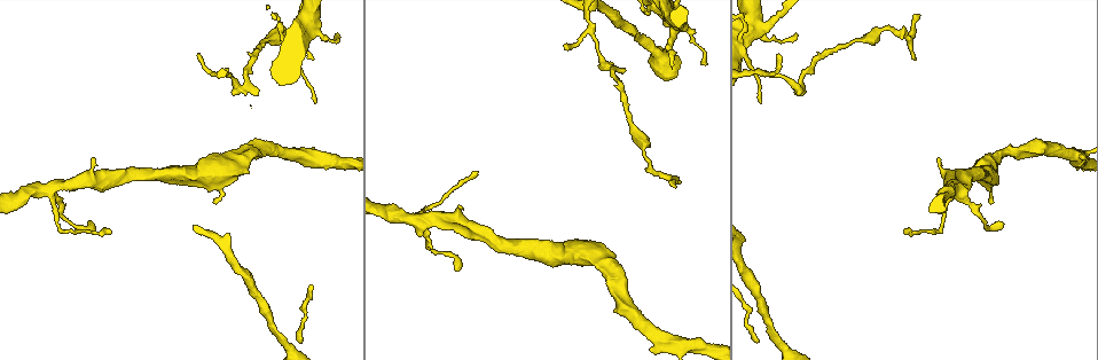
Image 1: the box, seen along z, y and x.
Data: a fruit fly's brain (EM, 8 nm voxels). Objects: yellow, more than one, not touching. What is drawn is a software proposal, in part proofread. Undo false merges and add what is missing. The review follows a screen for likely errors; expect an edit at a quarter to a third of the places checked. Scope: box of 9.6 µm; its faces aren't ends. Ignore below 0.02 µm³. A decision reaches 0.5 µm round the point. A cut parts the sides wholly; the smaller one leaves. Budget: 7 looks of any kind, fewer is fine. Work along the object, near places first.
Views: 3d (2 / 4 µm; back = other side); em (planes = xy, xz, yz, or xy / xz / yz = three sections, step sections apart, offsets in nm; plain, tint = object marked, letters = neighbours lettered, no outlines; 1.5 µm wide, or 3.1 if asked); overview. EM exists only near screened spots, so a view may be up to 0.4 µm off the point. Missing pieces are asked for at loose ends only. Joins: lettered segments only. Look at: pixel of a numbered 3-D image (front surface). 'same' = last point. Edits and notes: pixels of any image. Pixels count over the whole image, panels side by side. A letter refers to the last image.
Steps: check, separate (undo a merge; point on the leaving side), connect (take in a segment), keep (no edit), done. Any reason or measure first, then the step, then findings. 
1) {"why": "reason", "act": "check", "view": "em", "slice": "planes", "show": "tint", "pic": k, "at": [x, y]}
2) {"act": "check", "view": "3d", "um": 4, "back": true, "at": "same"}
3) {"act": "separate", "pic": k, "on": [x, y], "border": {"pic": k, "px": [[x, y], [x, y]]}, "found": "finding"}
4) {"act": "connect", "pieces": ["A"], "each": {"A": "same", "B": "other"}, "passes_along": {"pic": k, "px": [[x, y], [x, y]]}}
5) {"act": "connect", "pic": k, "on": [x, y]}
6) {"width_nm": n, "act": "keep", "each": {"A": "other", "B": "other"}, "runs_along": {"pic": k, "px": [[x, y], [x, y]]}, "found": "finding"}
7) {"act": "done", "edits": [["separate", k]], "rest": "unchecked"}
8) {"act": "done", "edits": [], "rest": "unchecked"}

{"act": "check", "view": "3d", "um": 2, "pic": 1, "at": [335, 34]}

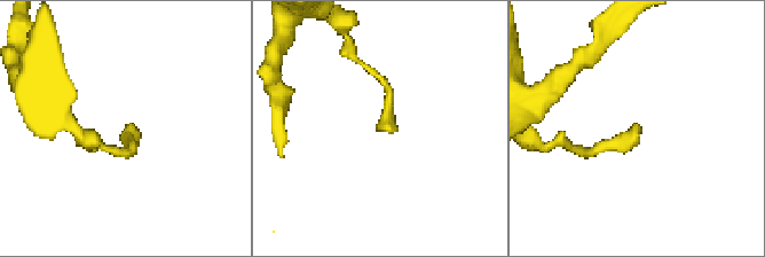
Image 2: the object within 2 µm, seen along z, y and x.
{"act": "check", "view": "em", "slice": "yz", "step": 8, "show": "letters", "pic": 2, "at": [635, 126]}

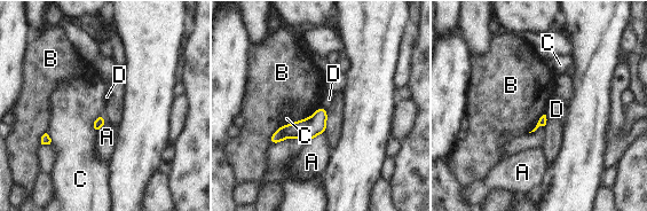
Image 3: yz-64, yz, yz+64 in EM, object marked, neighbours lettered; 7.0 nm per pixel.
{"act": "check", "view": "em", "slice": "planes", "show": "letters", "at": "same"}

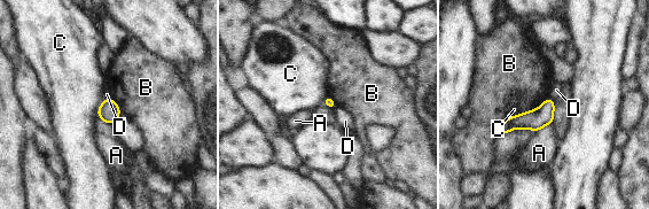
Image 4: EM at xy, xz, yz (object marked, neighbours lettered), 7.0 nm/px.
{"act": "keep", "each": {"A": "other", "B": "other", "C": "other", "D": "other"}, "runs_along": {"pic": 4, "px": [[552, 103], [536, 120], [500, 132]]}, "found": "no lettered segment goes on from it"}

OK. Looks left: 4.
{"why": "branch stops here", "act": "check", "view": "em", "slice": "yz", "step": 4, "show": "letters", "pic": 1, "at": [200, 53]}

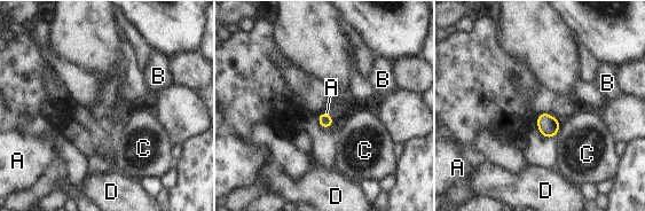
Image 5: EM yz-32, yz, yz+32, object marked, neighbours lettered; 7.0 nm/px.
{"act": "check", "view": "em", "slice": "planes", "show": "letters", "at": "same"}

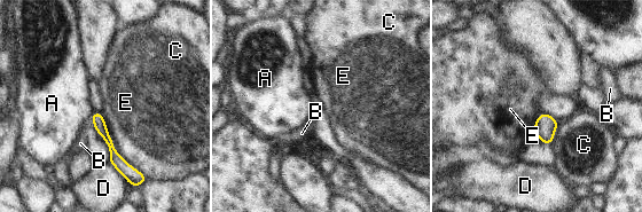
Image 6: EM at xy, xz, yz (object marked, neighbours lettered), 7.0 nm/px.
{"width_nm": 80, "act": "keep", "each": {"A": "other", "B": "other", "C": "other", "D": "other", "E": "other"}, "border": {"pic": 6, "px": [[100, 112], [115, 150], [145, 175]]}, "found": "none of them fits"}

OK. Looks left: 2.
{"why": "branch stops here", "act": "check", "view": "3d", "um": 4, "pic": 1, "at": [91, 225]}

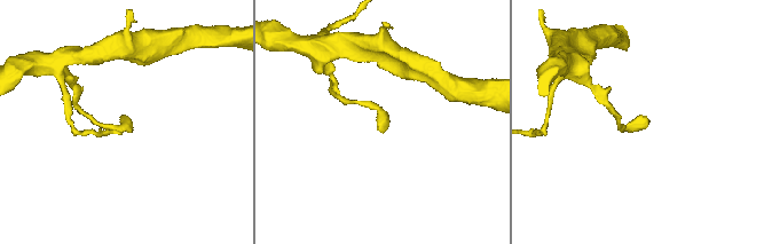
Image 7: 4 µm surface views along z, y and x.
{"why": "now the EM", "act": "check", "view": "em", "slice": "planes", "show": "letters", "pic": 7, "at": [384, 132]}

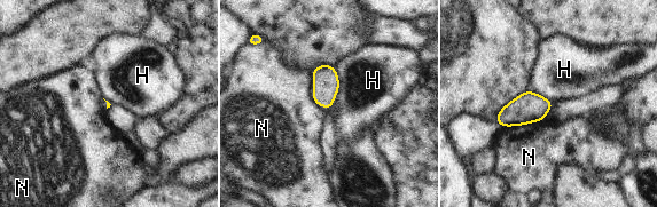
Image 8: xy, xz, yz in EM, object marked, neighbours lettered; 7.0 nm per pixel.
{"act": "keep", "each": {"H": "other", "N": "other"}, "border": {"pic": 8, "px": [[335, 68], [338, 90], [328, 109]]}, "found": "none of them fits"}

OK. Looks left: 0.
{"act": "done", "edits": [], "rest": "unchecked"}

